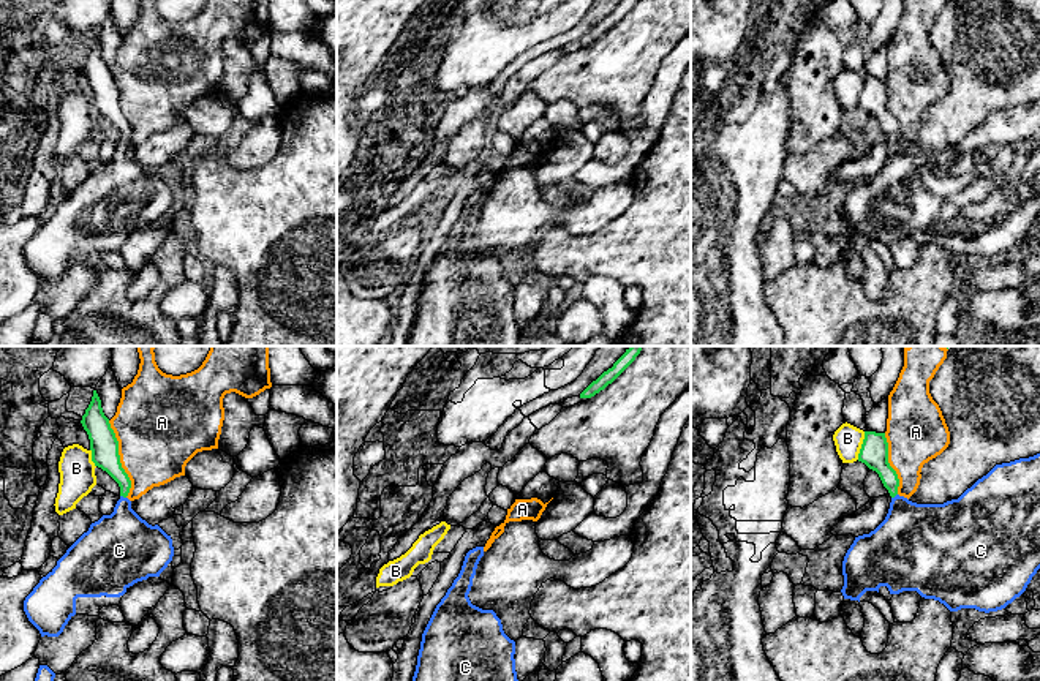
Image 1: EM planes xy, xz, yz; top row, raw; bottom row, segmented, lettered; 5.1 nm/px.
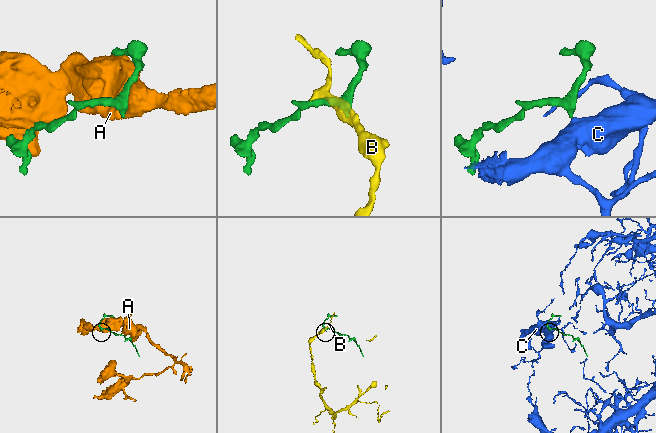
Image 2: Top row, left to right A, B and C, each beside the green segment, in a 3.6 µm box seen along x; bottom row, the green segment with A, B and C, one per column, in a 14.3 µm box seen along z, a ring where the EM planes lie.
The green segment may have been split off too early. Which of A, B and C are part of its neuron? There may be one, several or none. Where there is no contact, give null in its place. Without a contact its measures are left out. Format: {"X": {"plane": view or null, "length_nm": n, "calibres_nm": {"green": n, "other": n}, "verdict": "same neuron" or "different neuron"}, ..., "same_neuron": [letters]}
{"A": {"plane": "xy", "length_nm": 400, "calibres_nm": {"green": 140, "other": 440}, "verdict": "different neuron"}, "B": {"plane": "yz", "length_nm": 150, "calibres_nm": {"green": 140, "other": 140}, "verdict": "different neuron"}, "C": {"plane": "xy", "length_nm": 40, "calibres_nm": {"green": 140, "other": 340}, "verdict": "same neuron"}, "same_neuron": ["C"]}

